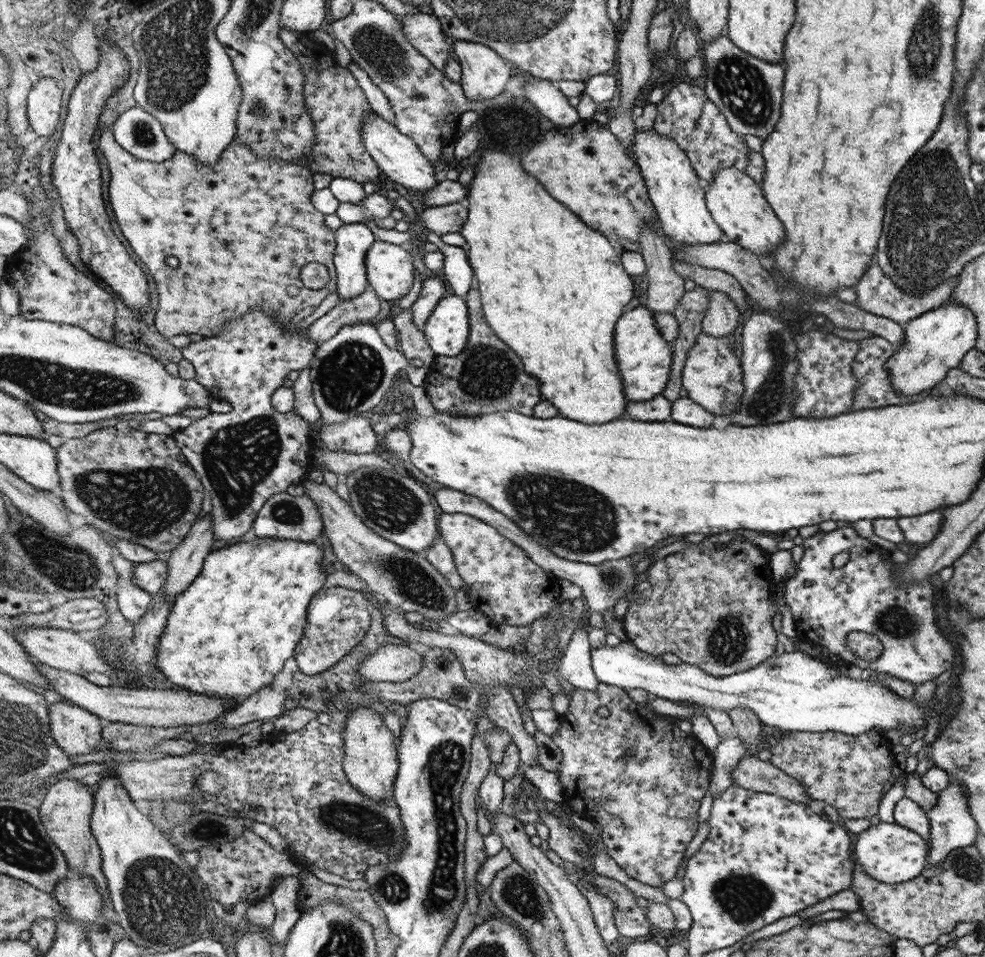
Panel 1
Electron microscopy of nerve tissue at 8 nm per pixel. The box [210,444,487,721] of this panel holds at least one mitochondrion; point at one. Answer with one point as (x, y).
(386, 502)

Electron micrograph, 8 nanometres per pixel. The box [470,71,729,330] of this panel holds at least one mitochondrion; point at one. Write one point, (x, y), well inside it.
(497, 122)

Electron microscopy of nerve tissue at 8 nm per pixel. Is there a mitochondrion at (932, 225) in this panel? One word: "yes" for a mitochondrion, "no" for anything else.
yes

